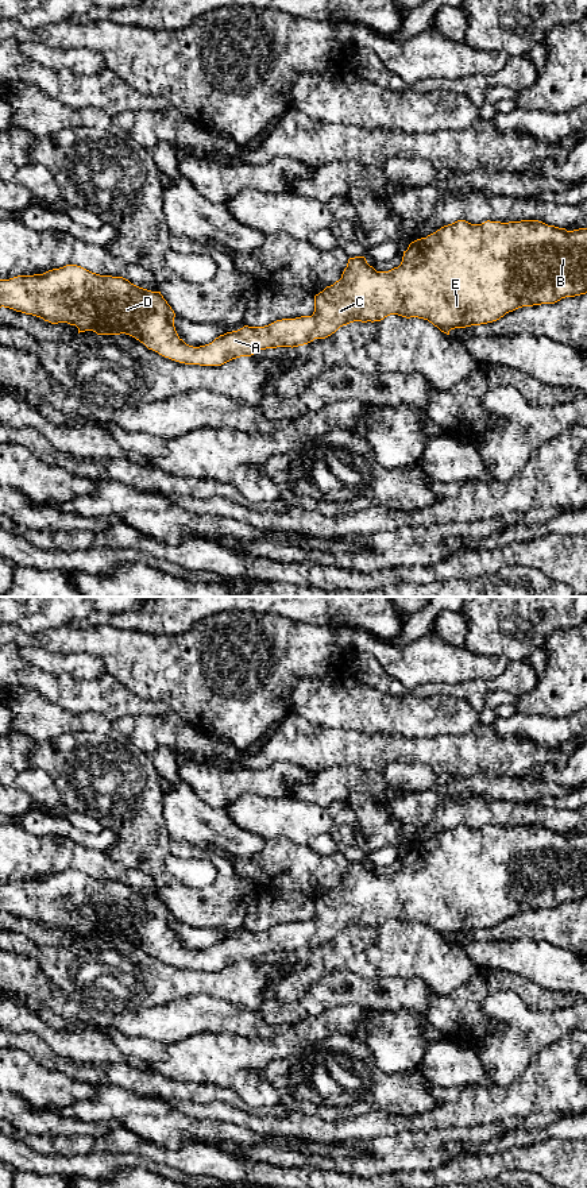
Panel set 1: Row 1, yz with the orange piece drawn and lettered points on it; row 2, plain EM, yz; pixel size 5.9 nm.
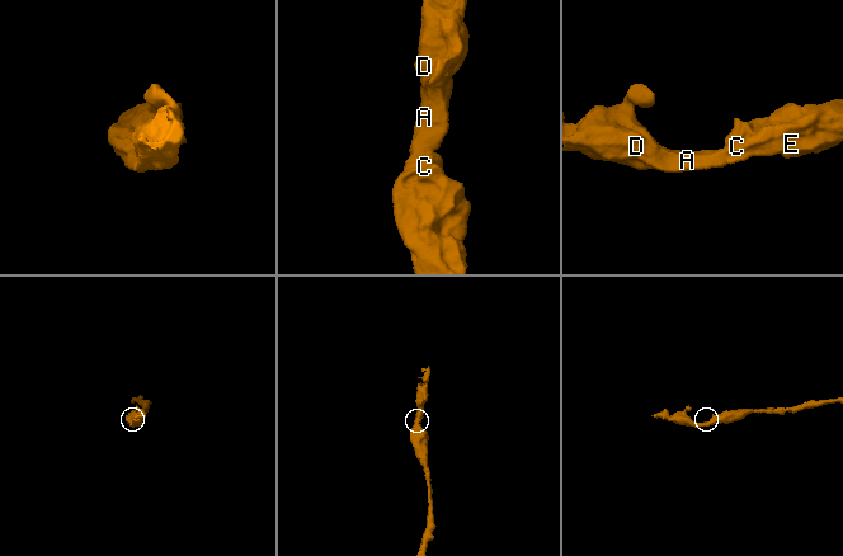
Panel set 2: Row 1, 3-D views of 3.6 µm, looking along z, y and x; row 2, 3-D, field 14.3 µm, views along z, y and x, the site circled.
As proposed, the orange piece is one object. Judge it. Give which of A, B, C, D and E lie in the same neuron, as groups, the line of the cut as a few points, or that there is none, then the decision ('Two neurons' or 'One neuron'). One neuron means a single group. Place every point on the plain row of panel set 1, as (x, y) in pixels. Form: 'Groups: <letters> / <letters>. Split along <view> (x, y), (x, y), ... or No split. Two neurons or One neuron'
Groups: A B C D E. No split. One neuron

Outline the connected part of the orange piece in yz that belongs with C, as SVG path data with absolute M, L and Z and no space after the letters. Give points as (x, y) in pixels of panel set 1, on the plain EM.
M457 825L444 830L426 842L412 846L403 856L402 867L389 876L376 876L364 861L350 863L341 883L327 891L314 900L314 917L312 921L277 925L264 932L248 932L227 937L212 948L193 952L186 949L174 932L175 918L161 896L151 896L131 888L123 882L100 880L77 869L66 869L49 875L43 879L18 880L0 884L0 913L32 919L51 929L67 927L76 930L80 937L93 936L97 940L125 938L148 954L171 965L185 969L221 971L240 961L251 961L266 953L298 952L325 944L340 932L354 926L381 926L390 919L406 923L418 922L428 925L441 937L449 940L451 934L480 930L499 925L506 918L522 911L555 909L565 902L587 898L587 833L567 836L548 830L538 825L521 826L484 826L471 829Z

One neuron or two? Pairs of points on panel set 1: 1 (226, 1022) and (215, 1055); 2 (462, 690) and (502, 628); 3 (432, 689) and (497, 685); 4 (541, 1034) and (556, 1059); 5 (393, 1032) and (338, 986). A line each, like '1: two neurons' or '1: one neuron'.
1: two neurons
2: two neurons
3: one neuron
4: two neurons
5: two neurons

